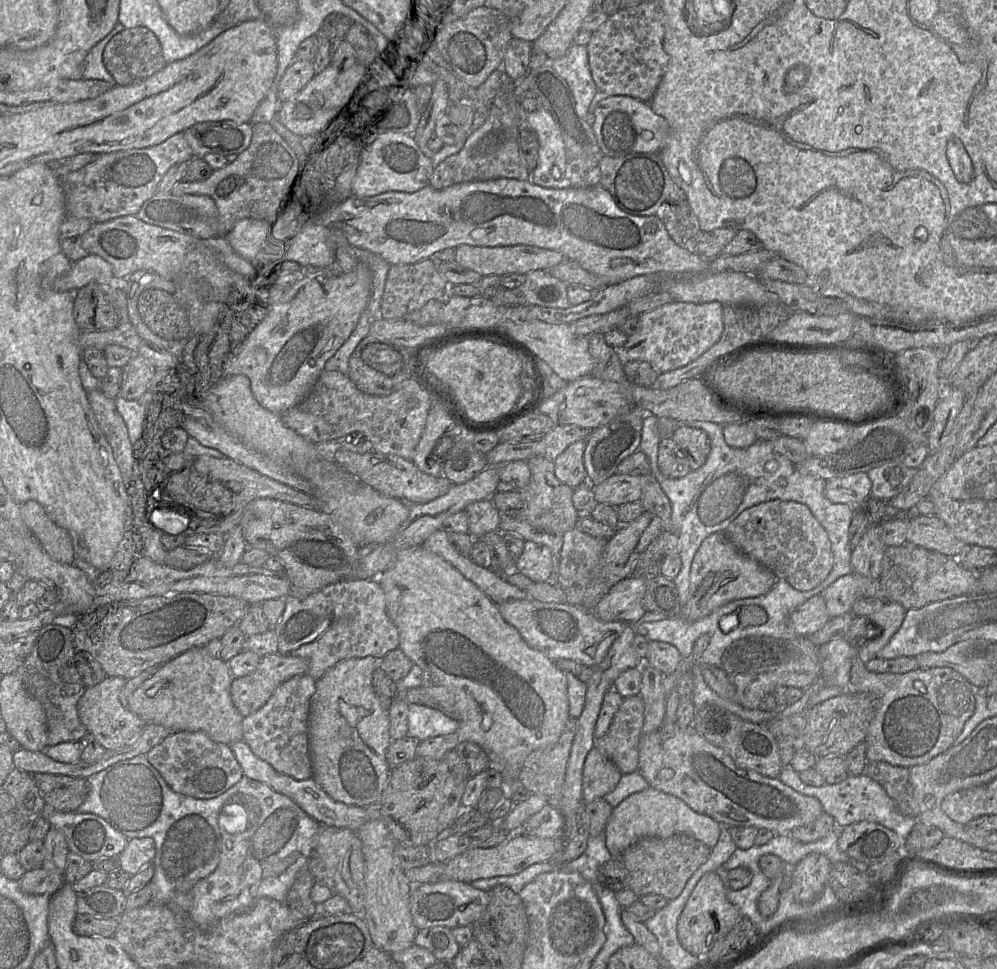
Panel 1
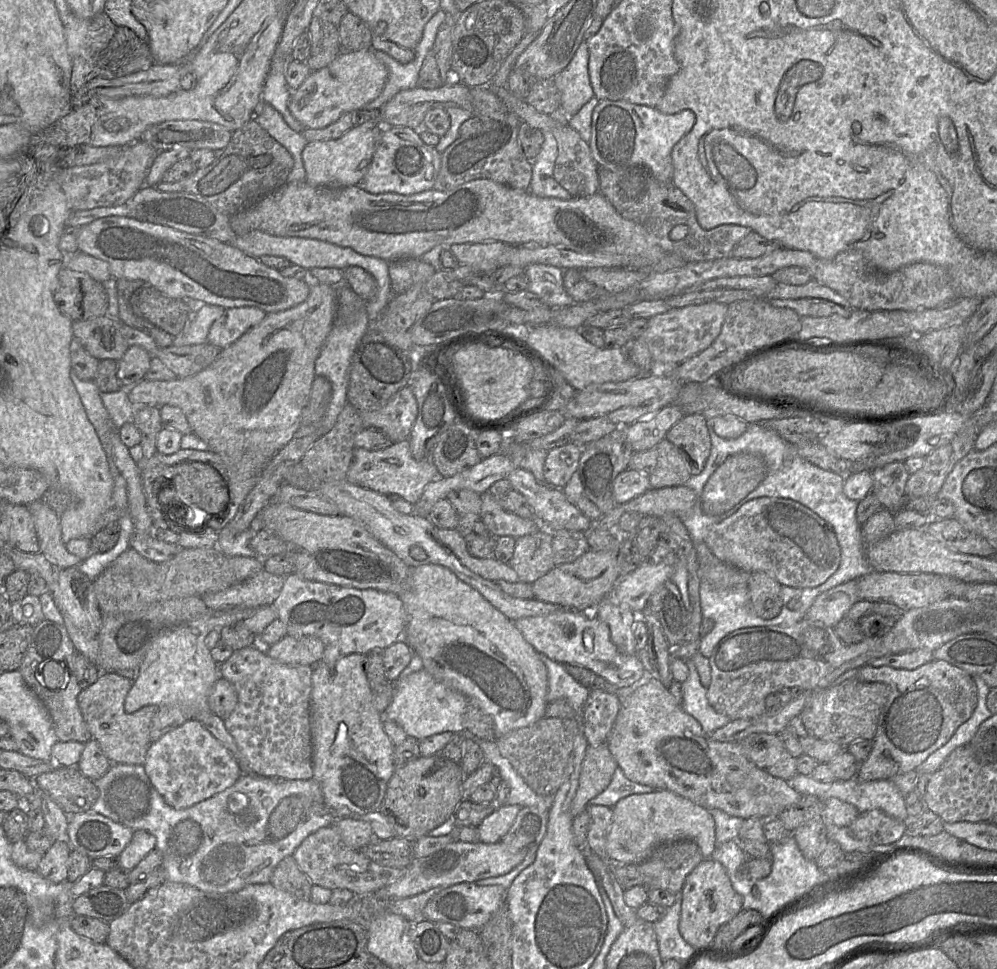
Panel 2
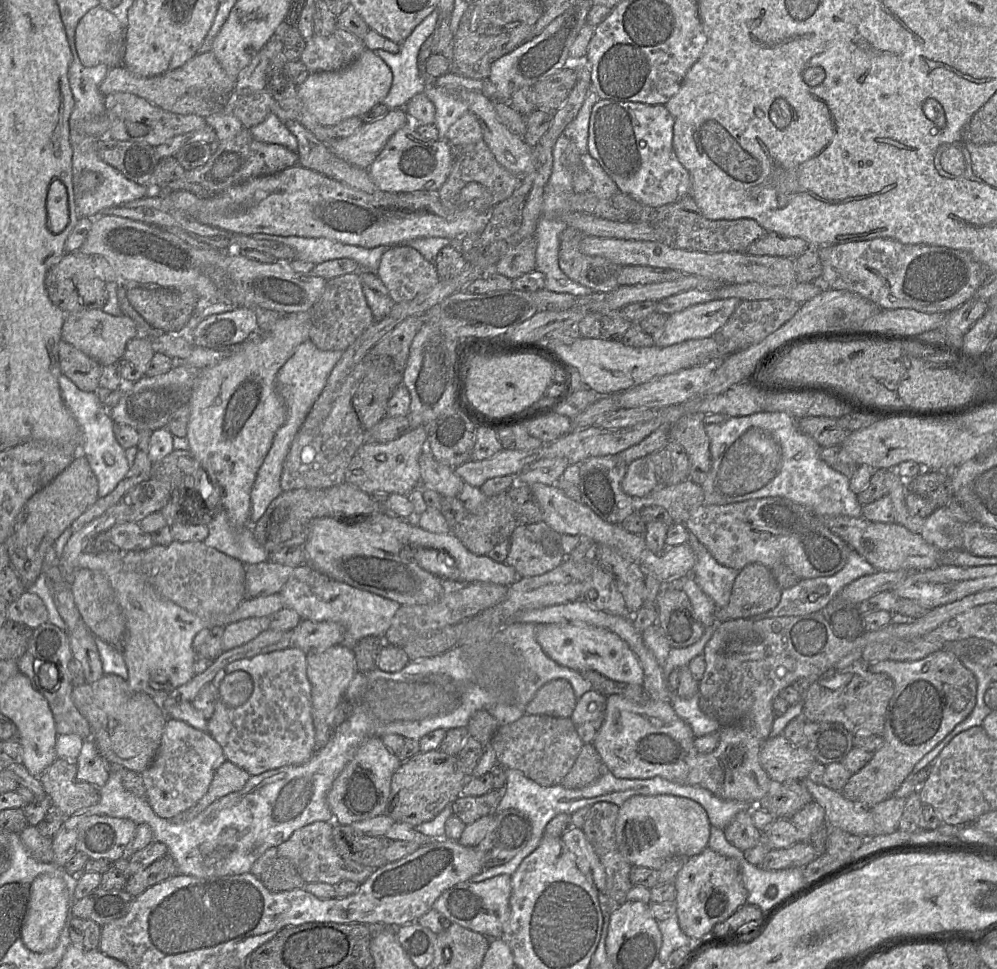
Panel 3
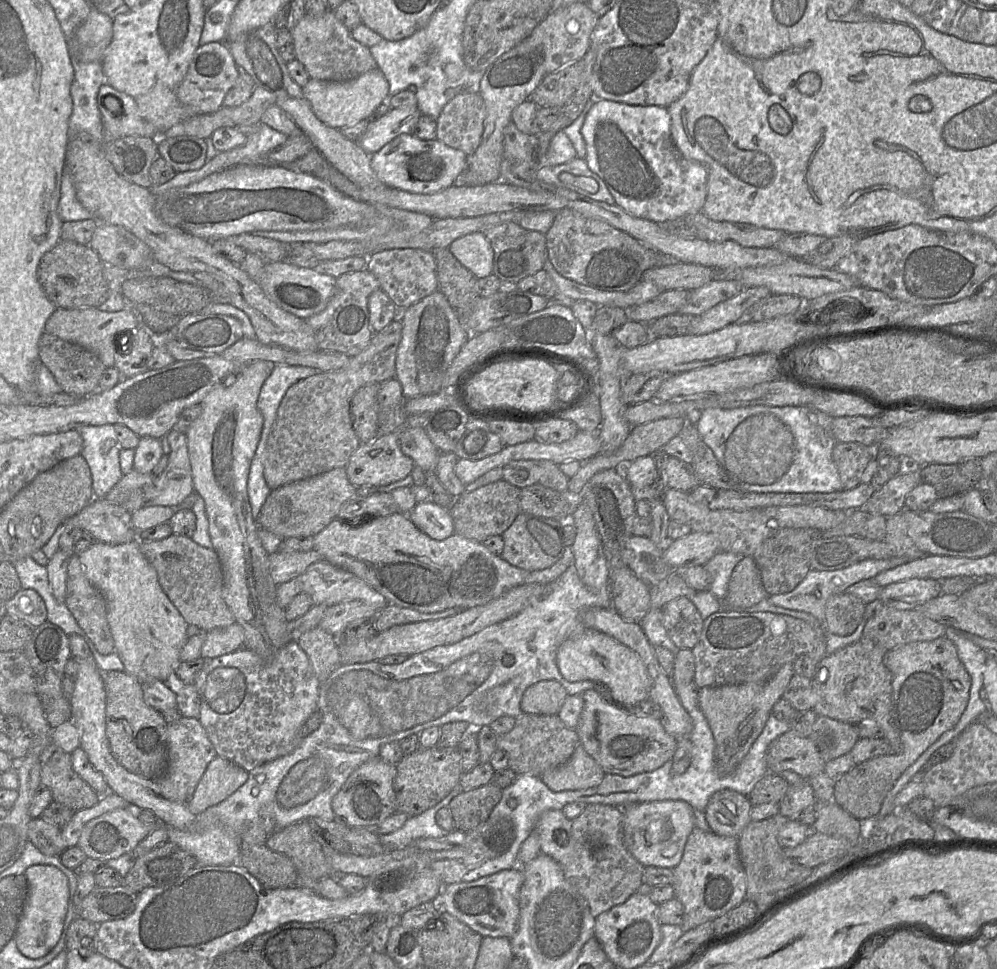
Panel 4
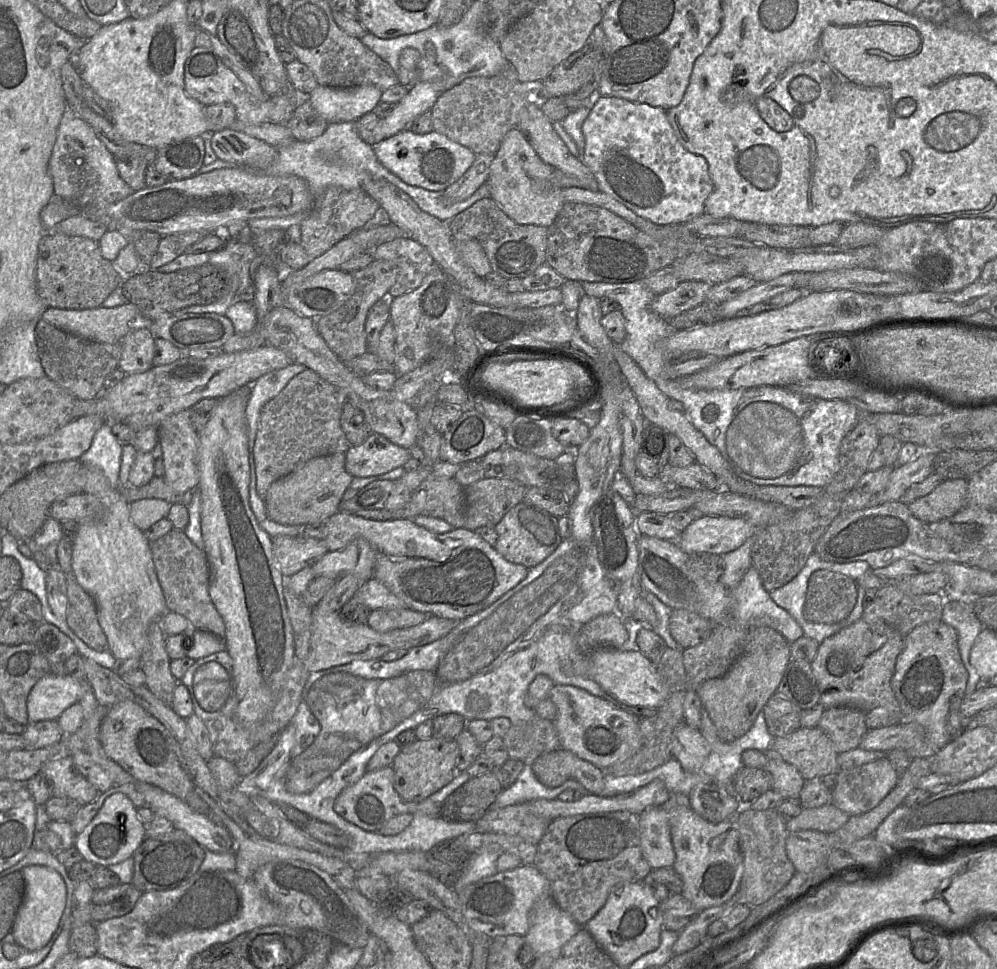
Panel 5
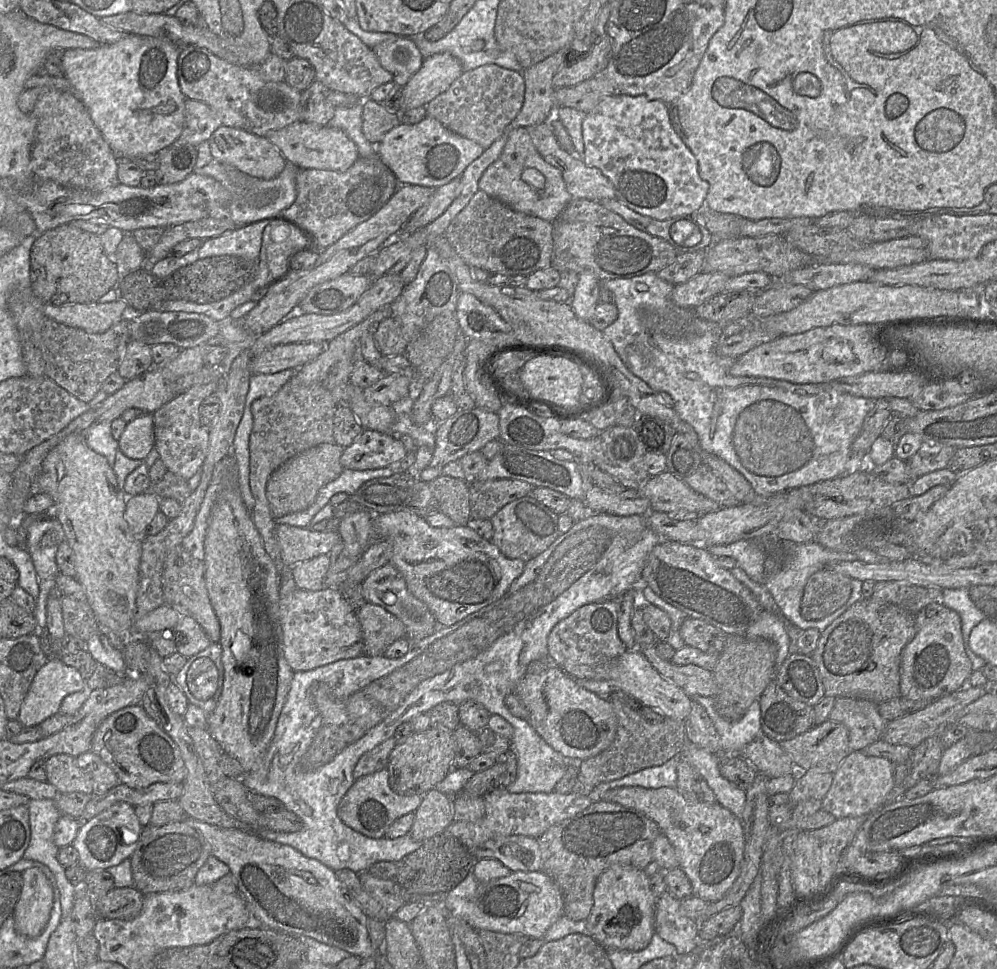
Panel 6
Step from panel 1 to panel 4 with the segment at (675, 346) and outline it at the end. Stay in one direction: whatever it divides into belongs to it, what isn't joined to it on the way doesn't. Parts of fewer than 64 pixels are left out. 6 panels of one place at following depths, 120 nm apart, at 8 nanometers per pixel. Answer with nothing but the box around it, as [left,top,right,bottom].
[686,286,771,334]

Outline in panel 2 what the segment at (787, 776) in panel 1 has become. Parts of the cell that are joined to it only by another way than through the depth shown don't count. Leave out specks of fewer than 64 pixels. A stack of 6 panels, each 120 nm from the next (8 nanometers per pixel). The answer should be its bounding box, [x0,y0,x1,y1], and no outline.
[787,773,907,821]

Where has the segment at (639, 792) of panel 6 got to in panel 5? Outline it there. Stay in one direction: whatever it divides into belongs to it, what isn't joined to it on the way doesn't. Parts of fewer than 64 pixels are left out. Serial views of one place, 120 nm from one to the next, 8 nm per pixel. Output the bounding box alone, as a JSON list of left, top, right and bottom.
[532,748,744,912]

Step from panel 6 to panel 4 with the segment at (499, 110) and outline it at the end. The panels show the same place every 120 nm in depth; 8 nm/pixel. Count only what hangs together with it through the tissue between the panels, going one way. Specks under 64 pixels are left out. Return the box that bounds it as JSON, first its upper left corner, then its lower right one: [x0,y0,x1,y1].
[435,92,485,156]

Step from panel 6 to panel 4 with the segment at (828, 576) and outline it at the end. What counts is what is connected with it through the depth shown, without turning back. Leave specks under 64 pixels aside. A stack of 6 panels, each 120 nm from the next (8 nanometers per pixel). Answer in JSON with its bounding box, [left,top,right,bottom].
[825,592,865,636]

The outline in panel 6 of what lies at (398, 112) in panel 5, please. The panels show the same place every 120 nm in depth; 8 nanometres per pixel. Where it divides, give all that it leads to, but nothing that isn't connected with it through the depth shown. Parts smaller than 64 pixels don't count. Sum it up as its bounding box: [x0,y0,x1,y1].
[400,52,462,111]

